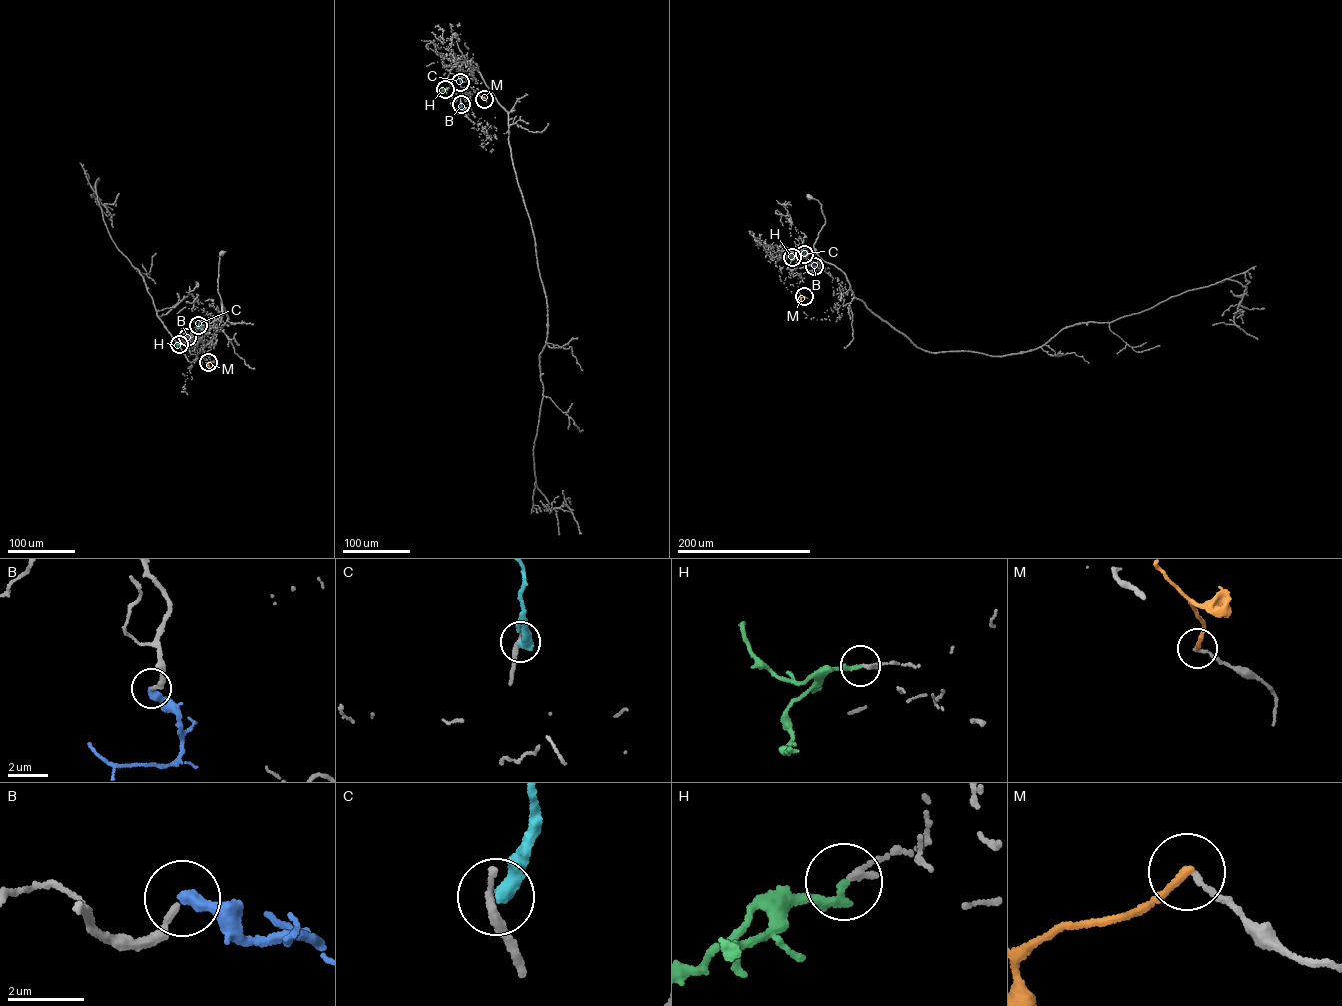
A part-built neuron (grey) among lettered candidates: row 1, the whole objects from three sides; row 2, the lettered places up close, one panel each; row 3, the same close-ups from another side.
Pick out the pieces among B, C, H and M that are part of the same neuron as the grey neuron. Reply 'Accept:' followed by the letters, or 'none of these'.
Accept: B

